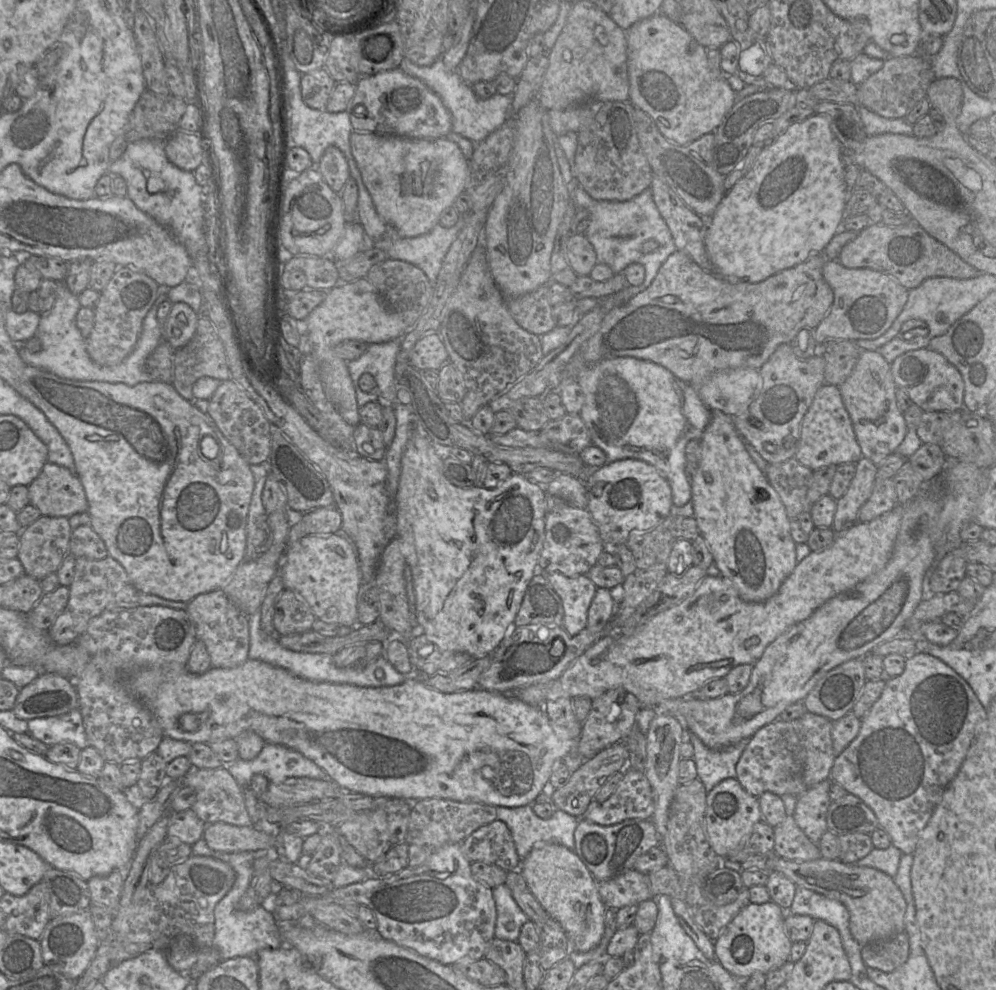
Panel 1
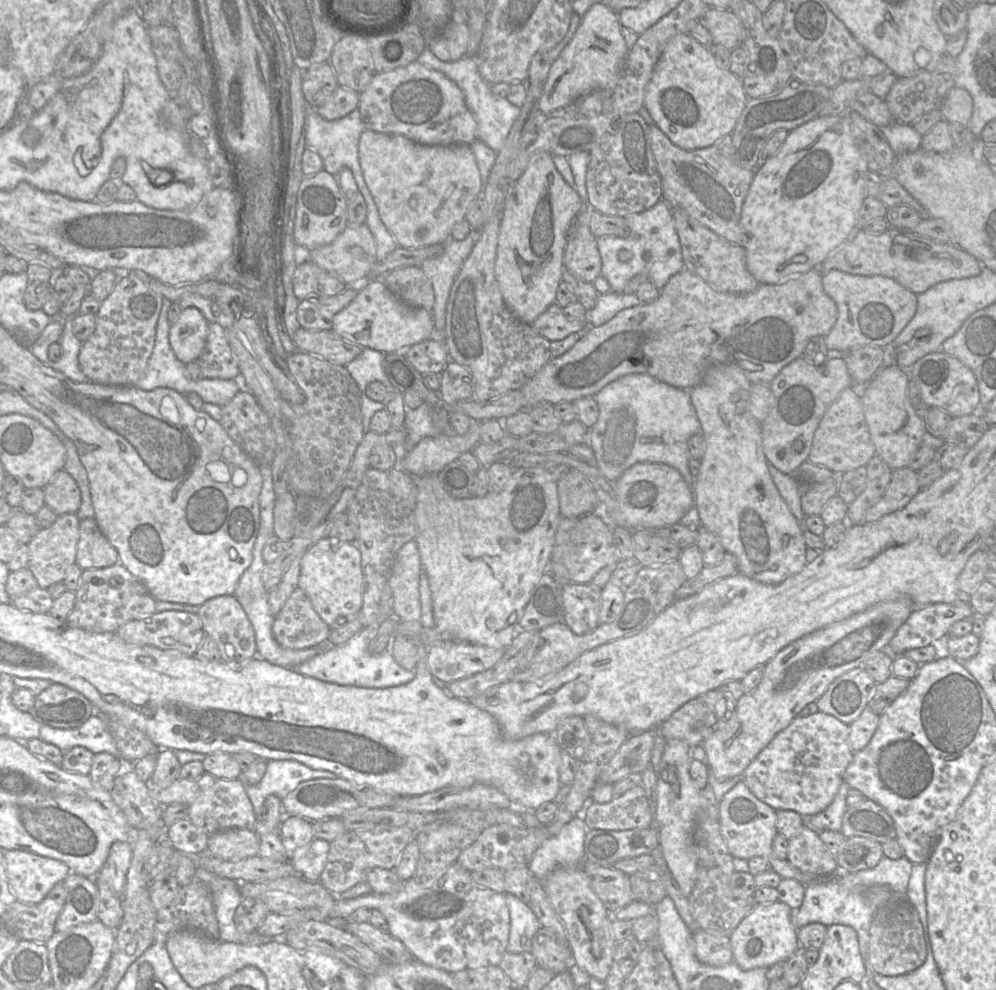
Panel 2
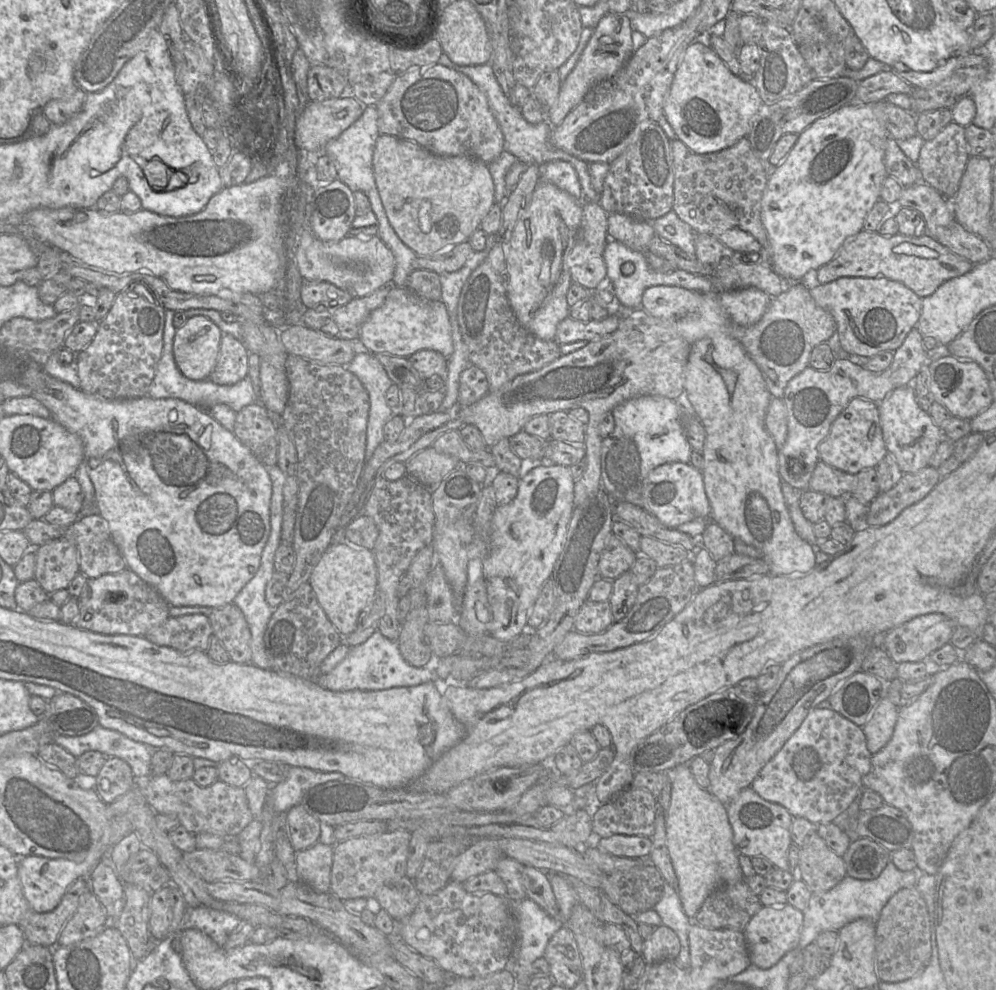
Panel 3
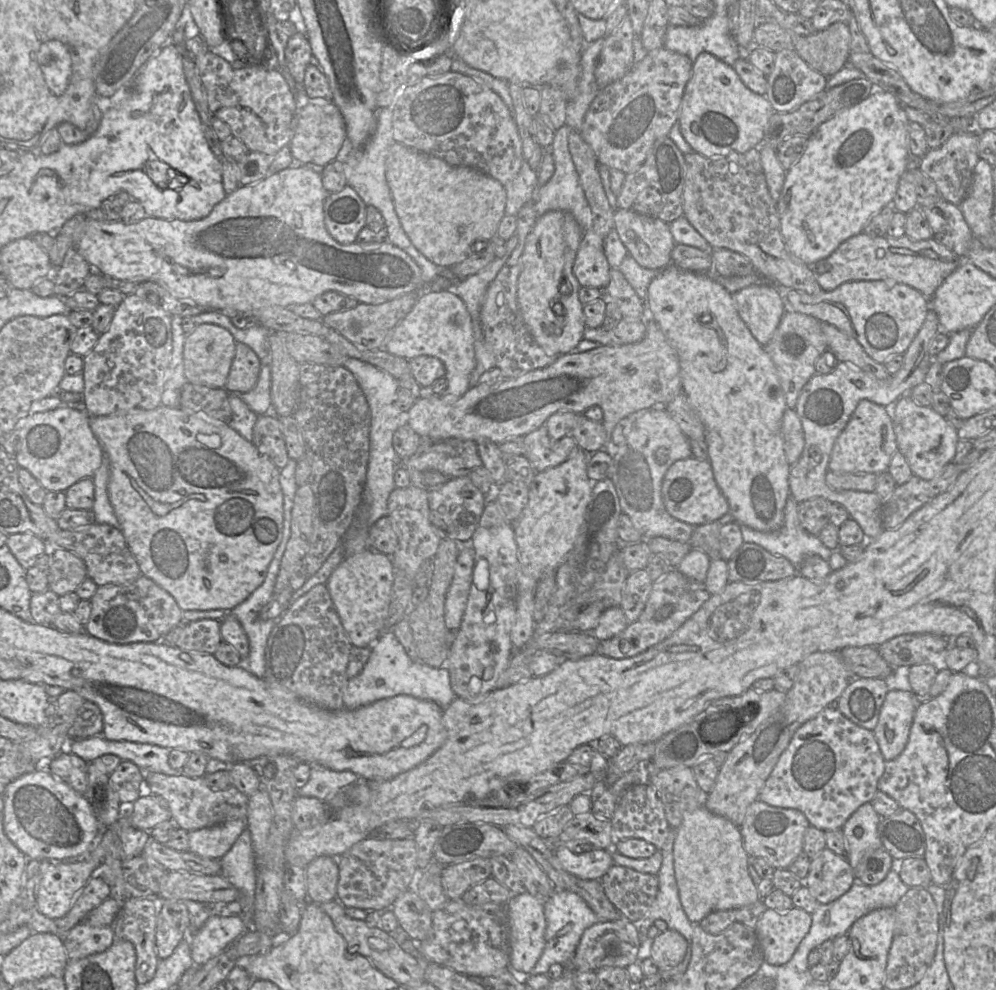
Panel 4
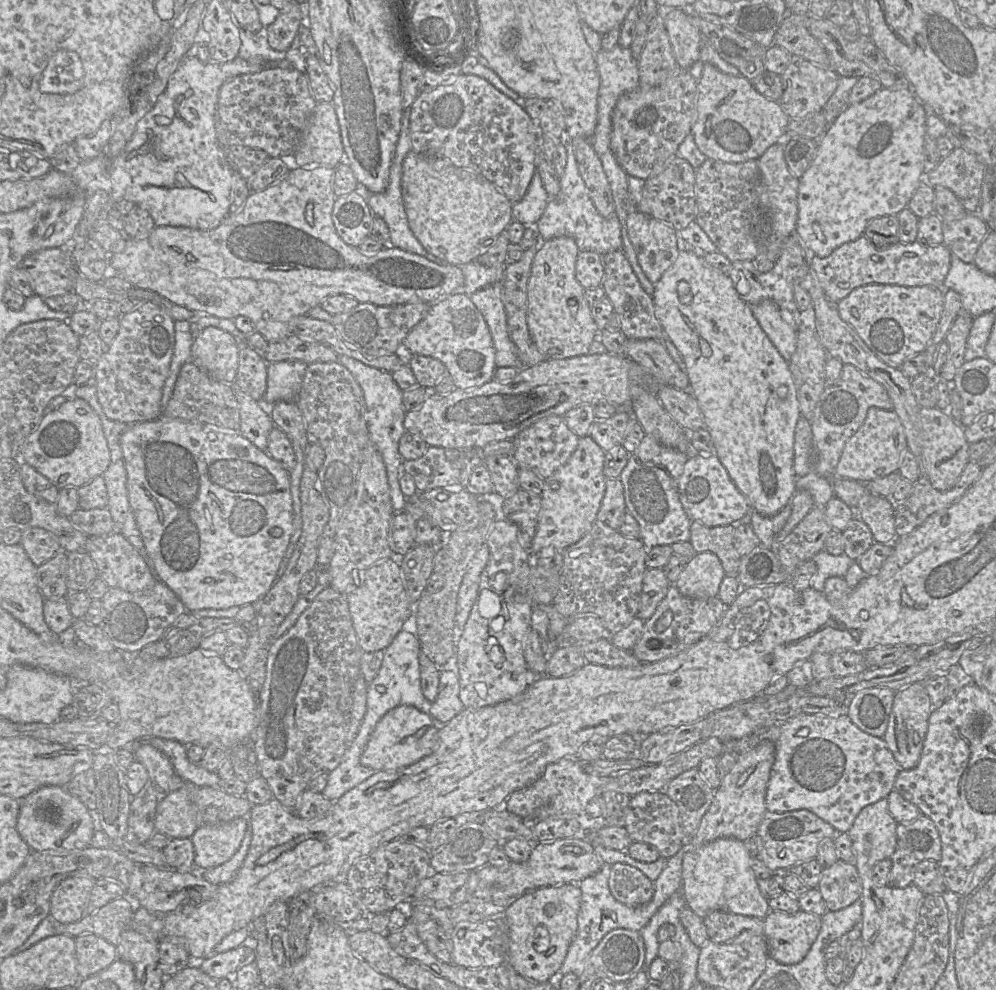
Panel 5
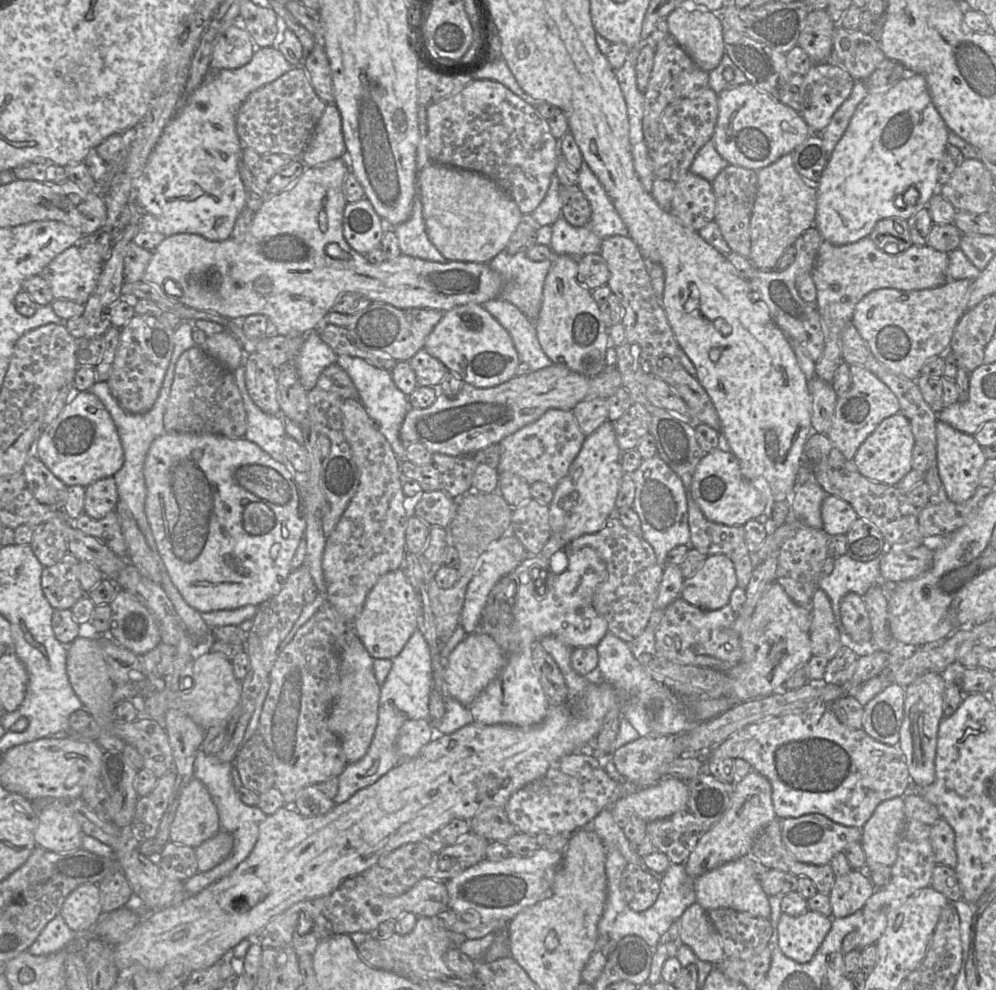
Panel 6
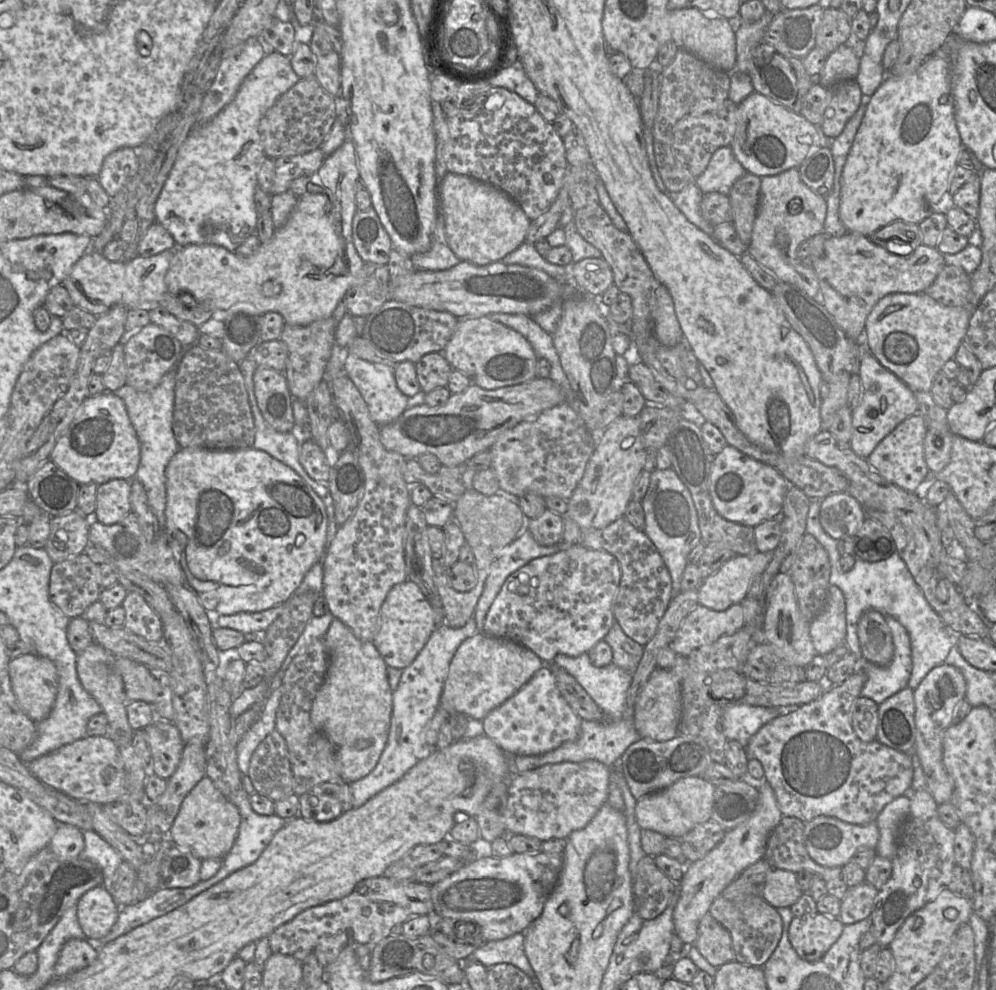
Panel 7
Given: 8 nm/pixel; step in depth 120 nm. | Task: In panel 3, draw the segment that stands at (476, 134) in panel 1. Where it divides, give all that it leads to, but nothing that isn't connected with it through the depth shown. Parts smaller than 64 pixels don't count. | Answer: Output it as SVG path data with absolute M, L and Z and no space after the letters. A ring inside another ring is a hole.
M442 54L437 62L450 69L454 69L468 76L486 95L490 110L497 120L504 137L504 151L515 155L519 160L527 164L544 164L552 160L565 160L570 162L577 171L577 176L582 188L583 198L586 195L588 200L598 202L600 193L594 191L589 174L589 163L569 154L568 152L556 147L551 140L553 126L548 121L538 124L529 123L521 114L520 107L511 104L499 85L491 65L477 64L460 66L453 63L446 54Z

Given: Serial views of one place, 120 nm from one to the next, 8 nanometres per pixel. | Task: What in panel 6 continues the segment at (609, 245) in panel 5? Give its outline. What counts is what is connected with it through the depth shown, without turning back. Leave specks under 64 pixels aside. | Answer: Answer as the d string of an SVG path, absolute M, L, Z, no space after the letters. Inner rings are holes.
M584 160L577 173L578 186L589 202L591 217L584 226L576 227L570 225L561 215L551 225L552 236L549 245L556 255L569 255L575 258L600 253L602 241L607 237L614 235L629 236L626 225L614 208L603 186Z

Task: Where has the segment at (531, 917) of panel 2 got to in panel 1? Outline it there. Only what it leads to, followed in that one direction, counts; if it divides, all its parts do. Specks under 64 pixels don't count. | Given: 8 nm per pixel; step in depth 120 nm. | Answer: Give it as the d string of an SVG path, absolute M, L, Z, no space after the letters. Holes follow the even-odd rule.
M505 884L492 888L492 894L497 912L495 937L517 942L521 927L529 921L528 917L517 905Z

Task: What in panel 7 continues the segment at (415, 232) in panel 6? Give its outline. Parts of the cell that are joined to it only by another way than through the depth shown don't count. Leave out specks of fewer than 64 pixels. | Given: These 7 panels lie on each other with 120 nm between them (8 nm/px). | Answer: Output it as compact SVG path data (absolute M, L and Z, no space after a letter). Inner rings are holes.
M440 214L432 234L430 249L411 255L410 260L416 269L428 271L447 270L461 262L447 244L445 225Z

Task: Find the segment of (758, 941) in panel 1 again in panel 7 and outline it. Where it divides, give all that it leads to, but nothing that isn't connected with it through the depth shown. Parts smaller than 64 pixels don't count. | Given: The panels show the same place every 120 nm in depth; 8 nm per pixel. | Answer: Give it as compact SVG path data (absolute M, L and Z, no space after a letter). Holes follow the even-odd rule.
M821 913L792 919L788 938L800 958L808 962L819 960L839 939L844 924L838 917Z

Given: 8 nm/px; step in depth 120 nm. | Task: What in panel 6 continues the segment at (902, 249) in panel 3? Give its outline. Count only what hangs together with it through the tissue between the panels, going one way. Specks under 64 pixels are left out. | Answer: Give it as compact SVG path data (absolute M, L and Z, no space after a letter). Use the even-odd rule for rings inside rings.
M869 237L843 245L834 245L823 240L811 272L817 290L816 305L824 333L824 348L816 362L816 375L832 385L836 369L843 363L841 332L848 323L852 323L854 308L866 294L881 288L909 291L940 286L948 280L948 264L946 252L927 245L912 244L907 250L891 255L880 250Z

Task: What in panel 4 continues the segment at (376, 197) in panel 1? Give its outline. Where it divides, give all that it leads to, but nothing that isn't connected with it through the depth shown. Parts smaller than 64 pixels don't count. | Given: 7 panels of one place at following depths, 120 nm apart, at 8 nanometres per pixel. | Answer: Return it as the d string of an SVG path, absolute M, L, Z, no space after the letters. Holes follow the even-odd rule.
M398 142L388 150L385 176L396 214L411 243L442 268L484 249L505 215L506 190L498 180L476 168L451 165Z

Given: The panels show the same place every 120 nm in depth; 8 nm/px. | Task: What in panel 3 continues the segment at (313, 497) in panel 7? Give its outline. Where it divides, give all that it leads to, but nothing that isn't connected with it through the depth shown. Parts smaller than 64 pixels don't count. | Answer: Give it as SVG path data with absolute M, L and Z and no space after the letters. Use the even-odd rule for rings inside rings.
M49 374L43 377L43 382L33 390L31 396L39 400L51 412L55 421L81 438L86 470L94 486L99 515L107 521L112 539L124 556L127 568L152 586L170 606L218 608L233 603L238 593L258 571L261 554L270 535L272 483L266 466L208 411L177 398L143 396L109 400L74 388L69 383Z

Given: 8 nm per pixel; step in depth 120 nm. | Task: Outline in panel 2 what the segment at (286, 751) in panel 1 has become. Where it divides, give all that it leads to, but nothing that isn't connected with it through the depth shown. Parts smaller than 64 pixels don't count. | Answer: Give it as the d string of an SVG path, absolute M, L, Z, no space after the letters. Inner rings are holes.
M268 760L263 778L254 785L245 784L246 792L257 817L263 815L264 802L269 795L283 799L300 783L313 779L339 778L333 772L316 770L296 760Z

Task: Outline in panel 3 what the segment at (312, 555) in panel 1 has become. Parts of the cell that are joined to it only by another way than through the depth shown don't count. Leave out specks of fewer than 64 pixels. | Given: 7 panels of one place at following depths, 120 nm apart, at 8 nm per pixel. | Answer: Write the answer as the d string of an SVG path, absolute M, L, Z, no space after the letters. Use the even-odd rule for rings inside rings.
M343 543L329 546L308 581L318 603L340 635L348 635L356 629L360 616L378 595L377 582L374 553L367 548L356 548Z

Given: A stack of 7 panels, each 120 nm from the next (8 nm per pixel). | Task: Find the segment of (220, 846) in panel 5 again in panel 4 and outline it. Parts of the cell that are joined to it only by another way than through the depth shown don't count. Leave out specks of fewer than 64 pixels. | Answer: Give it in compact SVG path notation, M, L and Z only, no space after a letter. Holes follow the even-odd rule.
M241 818L189 831L189 851L201 857L219 860L230 850L245 828L246 818Z

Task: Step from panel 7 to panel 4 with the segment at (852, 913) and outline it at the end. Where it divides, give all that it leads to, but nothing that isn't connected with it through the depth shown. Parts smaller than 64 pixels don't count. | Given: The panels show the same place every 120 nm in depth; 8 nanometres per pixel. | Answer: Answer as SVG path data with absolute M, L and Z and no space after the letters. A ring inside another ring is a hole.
M828 847L811 859L808 875L803 880L821 904L838 899L854 882L854 870L847 858L835 854Z

